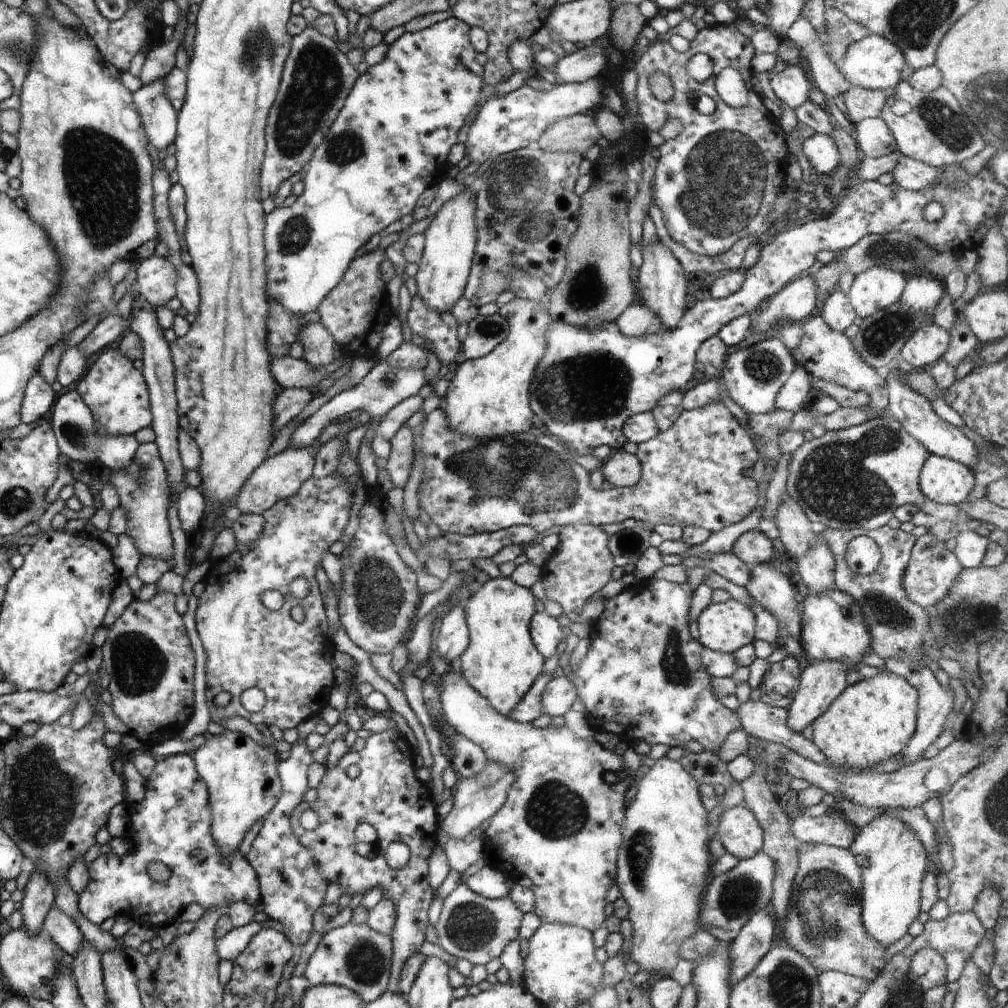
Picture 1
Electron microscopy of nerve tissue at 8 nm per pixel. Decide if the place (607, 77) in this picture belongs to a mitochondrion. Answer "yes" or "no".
no

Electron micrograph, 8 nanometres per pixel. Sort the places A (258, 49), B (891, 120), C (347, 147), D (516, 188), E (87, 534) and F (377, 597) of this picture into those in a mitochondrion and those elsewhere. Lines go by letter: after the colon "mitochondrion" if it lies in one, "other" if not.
A: mitochondrion
B: other
C: mitochondrion
D: mitochondrion
E: other
F: mitochondrion

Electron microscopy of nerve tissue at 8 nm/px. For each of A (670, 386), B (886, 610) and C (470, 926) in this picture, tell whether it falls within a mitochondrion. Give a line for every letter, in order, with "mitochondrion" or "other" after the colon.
A: other
B: mitochondrion
C: mitochondrion

